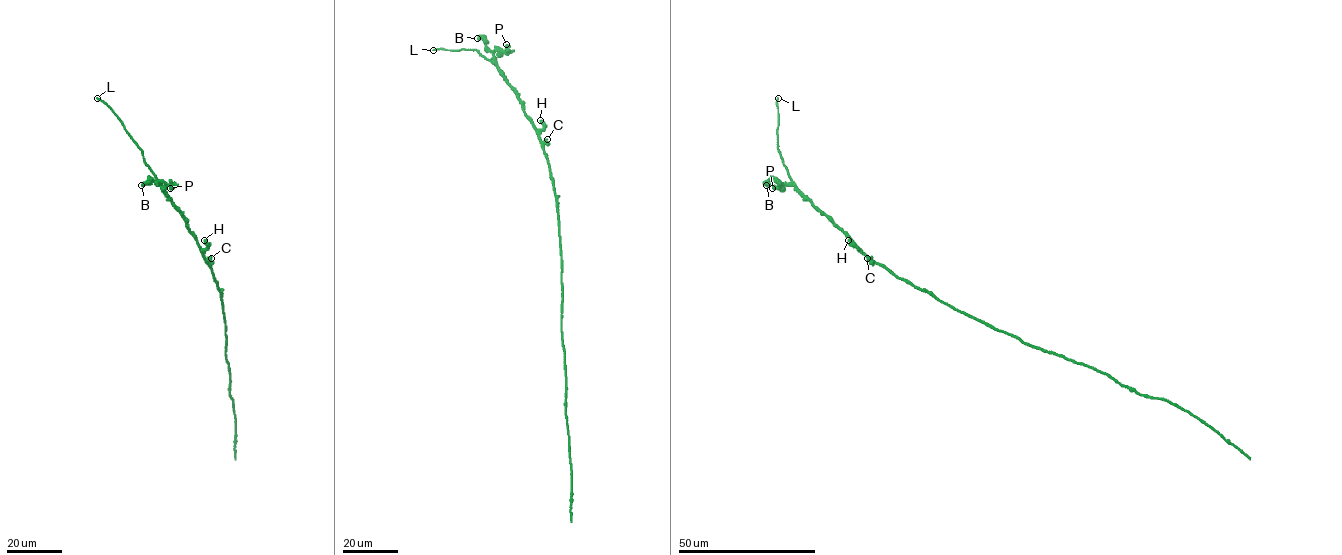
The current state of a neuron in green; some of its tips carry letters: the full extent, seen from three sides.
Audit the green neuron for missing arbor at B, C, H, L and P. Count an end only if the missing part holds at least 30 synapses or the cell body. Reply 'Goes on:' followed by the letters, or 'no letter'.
Goes on: no letter

